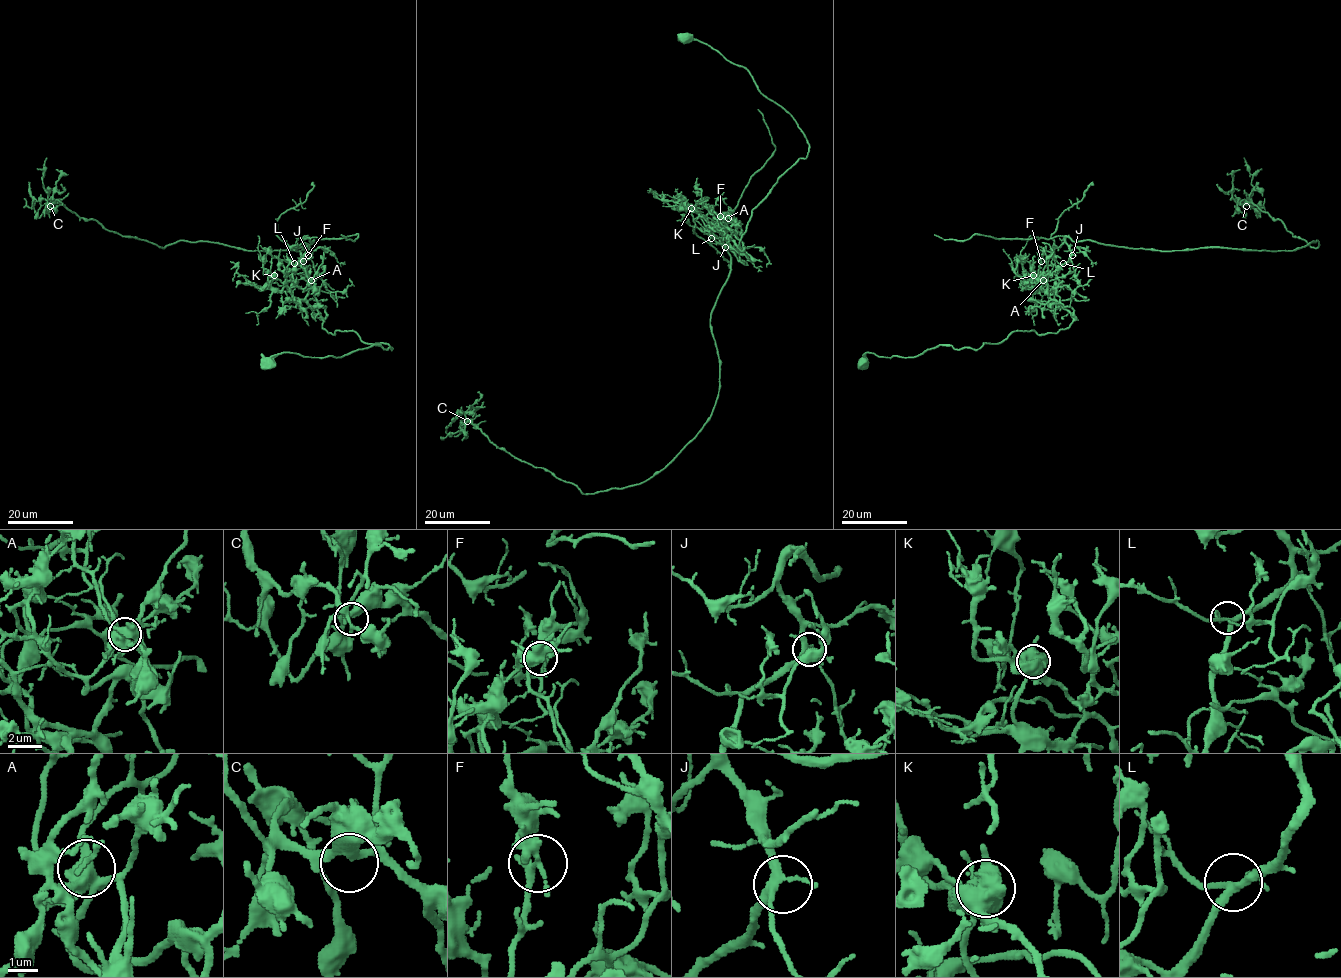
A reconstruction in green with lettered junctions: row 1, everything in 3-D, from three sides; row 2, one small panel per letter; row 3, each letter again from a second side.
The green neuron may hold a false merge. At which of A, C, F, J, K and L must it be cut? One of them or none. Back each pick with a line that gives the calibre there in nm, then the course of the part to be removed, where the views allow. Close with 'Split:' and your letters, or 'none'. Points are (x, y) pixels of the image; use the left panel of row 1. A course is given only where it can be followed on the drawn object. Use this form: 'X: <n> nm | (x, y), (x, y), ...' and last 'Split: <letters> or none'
K: 700 nm | (274, 275), (271, 286), (287, 291), (303, 238), (313, 240), (298, 251), (159, 247), (49, 204), (46, 158)
Split: K

